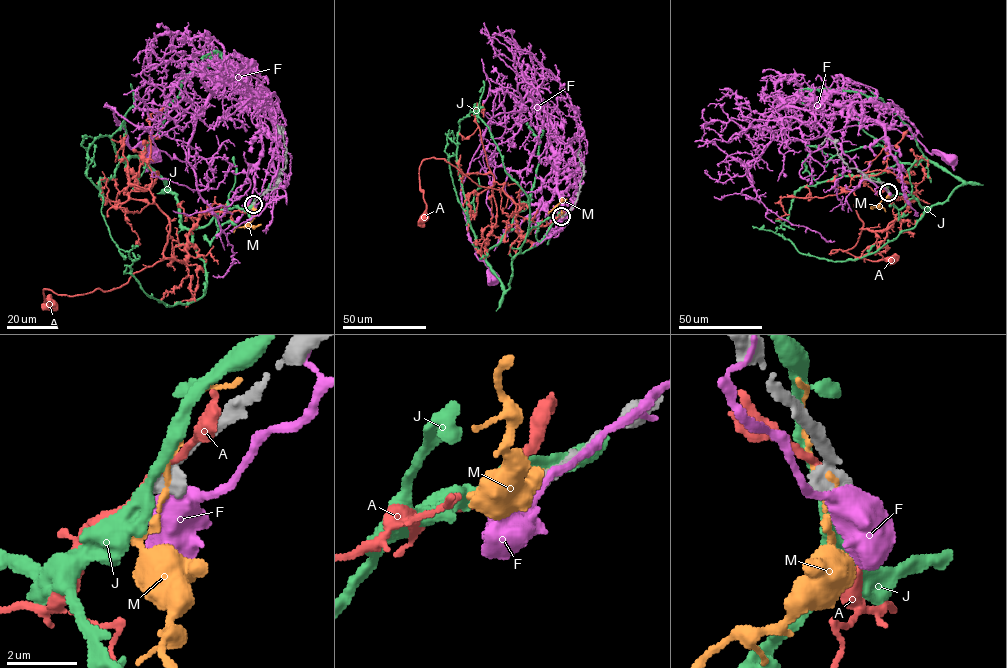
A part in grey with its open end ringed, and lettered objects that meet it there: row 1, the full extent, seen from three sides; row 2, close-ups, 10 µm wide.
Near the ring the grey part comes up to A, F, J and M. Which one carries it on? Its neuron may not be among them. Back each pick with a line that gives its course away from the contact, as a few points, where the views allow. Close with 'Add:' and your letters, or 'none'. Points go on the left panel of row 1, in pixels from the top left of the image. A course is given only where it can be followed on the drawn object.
Add: none

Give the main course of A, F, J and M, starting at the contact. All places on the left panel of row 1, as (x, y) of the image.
A: (253, 203), (200, 217), (185, 261), (157, 261), (105, 291), (44, 289), (52, 305)
F: (254, 203), (275, 190), (277, 135), (239, 79), (163, 126), (135, 126), (106, 104), (129, 146), (154, 154)
J: (253, 203), (187, 229), (166, 183), (137, 157), (121, 161), (100, 180), (101, 209), (131, 259)
M: (254, 203), (254, 218), (246, 226), (261, 224)

